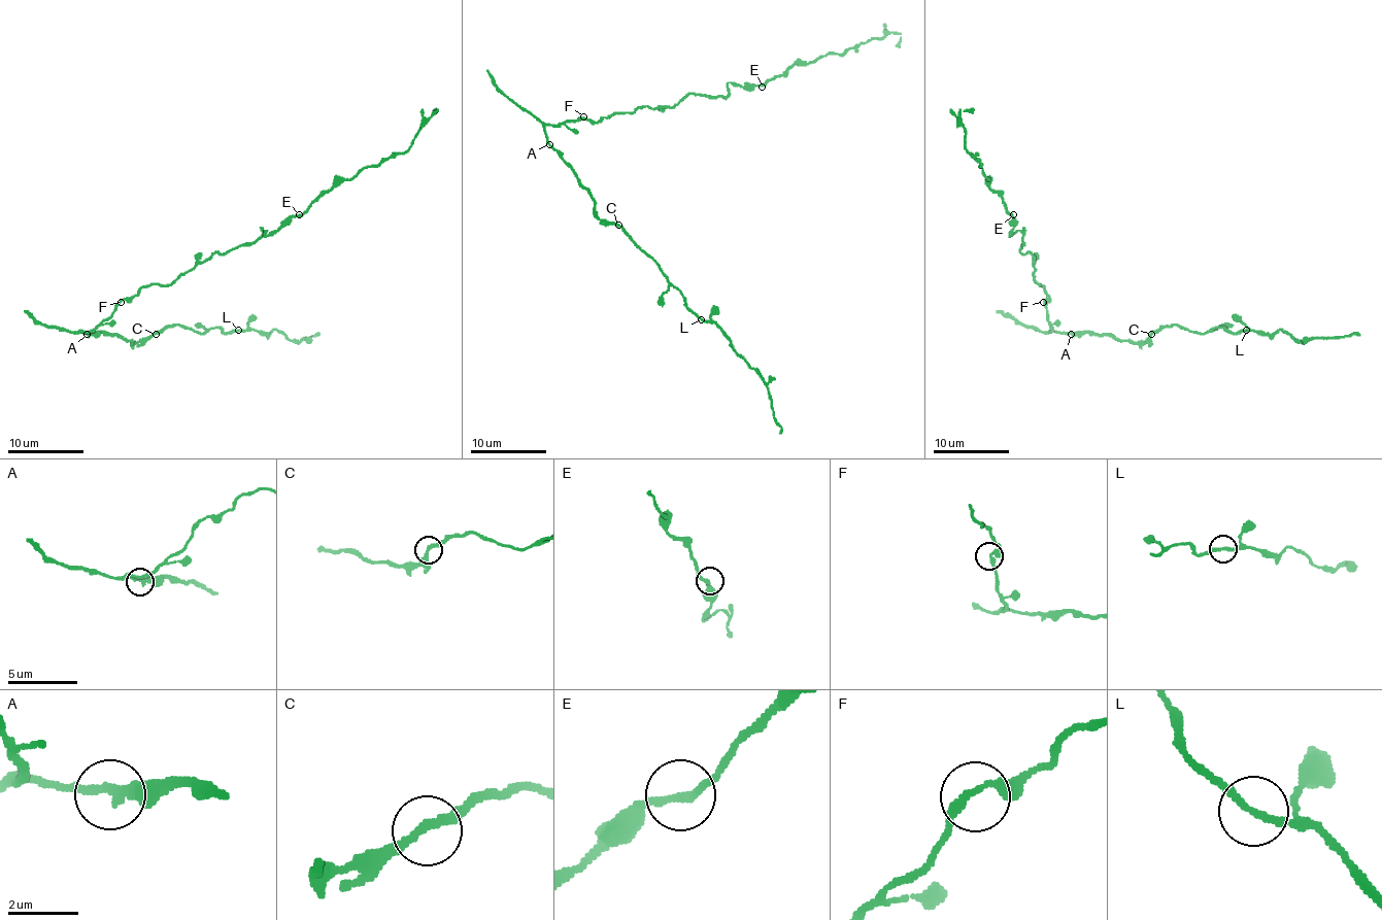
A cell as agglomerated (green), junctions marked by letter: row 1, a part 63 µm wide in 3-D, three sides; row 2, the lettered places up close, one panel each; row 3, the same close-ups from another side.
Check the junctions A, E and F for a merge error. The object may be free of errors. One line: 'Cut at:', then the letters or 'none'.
Cut at: none

